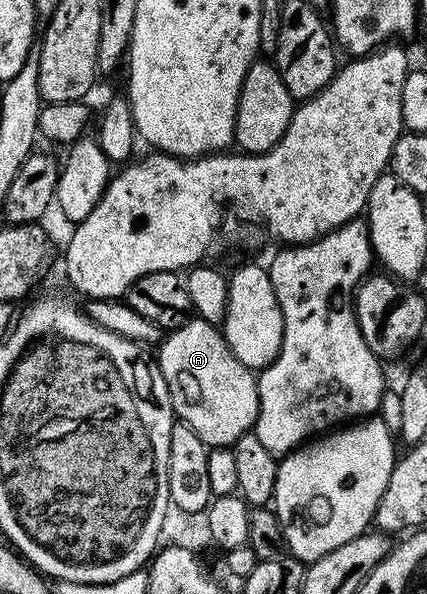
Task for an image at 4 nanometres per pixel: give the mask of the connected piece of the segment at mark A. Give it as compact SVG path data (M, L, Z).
M192 319L180 329L170 330L158 346L159 370L169 387L174 416L185 422L209 447L231 447L241 435L252 432L259 414L259 382L256 374L233 355L222 332L207 321Z

